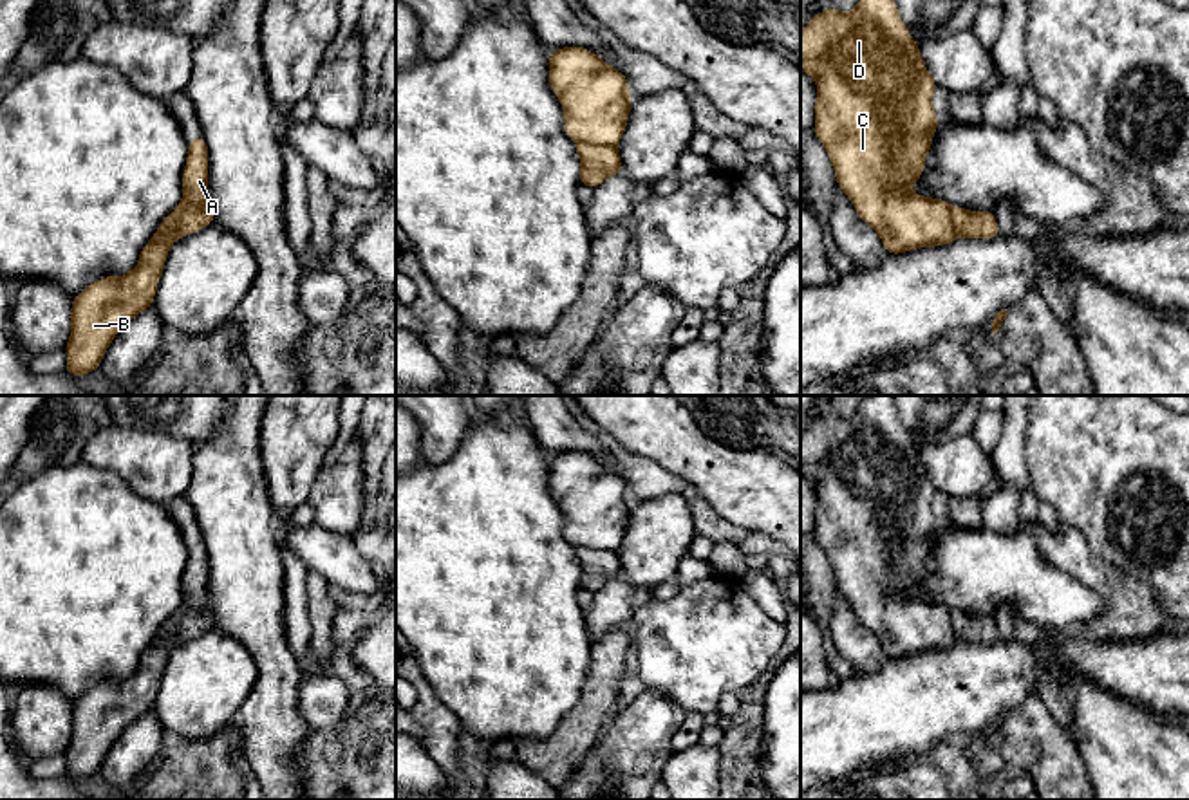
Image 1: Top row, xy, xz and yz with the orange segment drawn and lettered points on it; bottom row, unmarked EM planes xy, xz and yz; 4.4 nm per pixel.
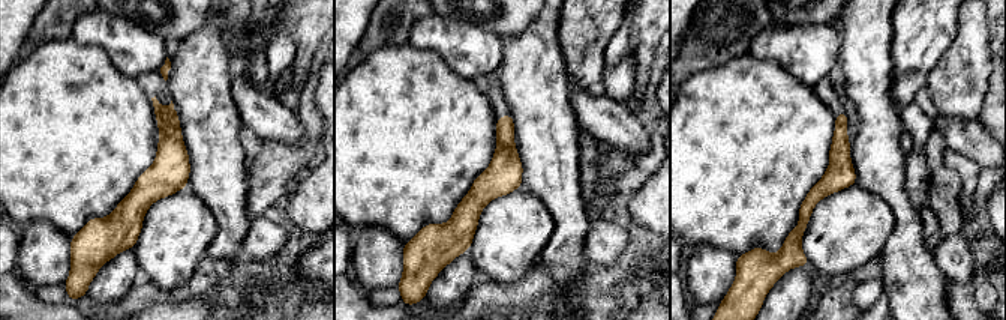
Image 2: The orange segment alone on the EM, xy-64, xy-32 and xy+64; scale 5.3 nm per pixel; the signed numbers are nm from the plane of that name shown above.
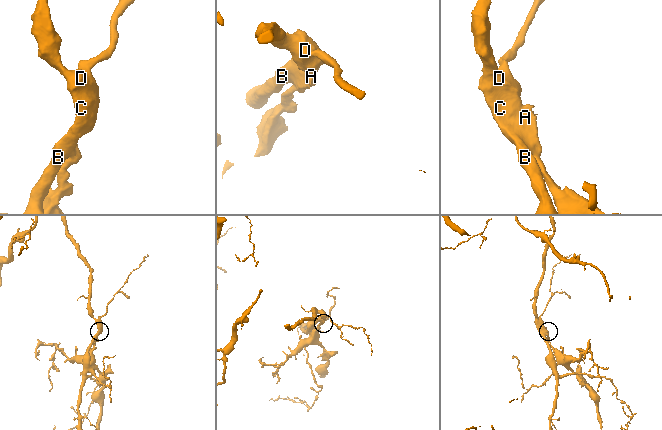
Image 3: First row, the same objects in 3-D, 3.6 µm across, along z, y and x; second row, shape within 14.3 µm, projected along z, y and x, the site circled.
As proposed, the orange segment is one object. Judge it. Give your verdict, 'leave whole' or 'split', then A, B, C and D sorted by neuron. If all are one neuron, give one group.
split; A / B C D

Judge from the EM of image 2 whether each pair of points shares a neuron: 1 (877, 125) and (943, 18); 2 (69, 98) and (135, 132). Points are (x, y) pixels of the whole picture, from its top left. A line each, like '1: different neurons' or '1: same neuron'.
1: different neurons
2: same neuron

